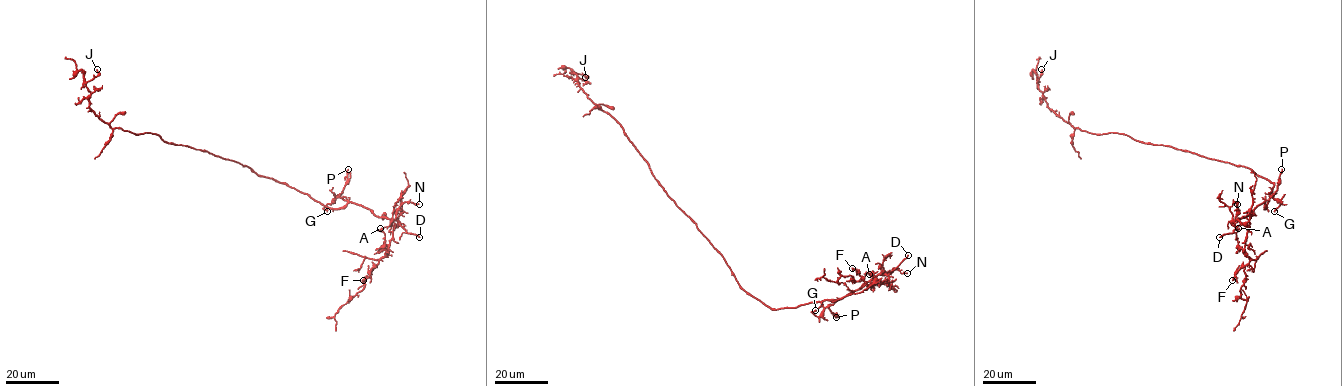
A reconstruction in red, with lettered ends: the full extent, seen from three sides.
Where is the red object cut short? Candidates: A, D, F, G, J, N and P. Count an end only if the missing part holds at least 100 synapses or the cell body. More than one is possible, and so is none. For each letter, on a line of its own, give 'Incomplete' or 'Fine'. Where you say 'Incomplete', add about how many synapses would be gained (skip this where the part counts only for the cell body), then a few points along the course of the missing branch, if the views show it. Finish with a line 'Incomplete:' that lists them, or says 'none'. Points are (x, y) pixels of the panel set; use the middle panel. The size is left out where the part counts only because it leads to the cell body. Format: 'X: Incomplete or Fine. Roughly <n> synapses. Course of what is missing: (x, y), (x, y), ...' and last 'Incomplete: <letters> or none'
A: Fine
D: Incomplete. Course of what is missing: (908, 255), (909, 263), (902, 271), (895, 291)
F: Fine
G: Fine
J: Fine
N: Fine
P: Fine
Incomplete: D

